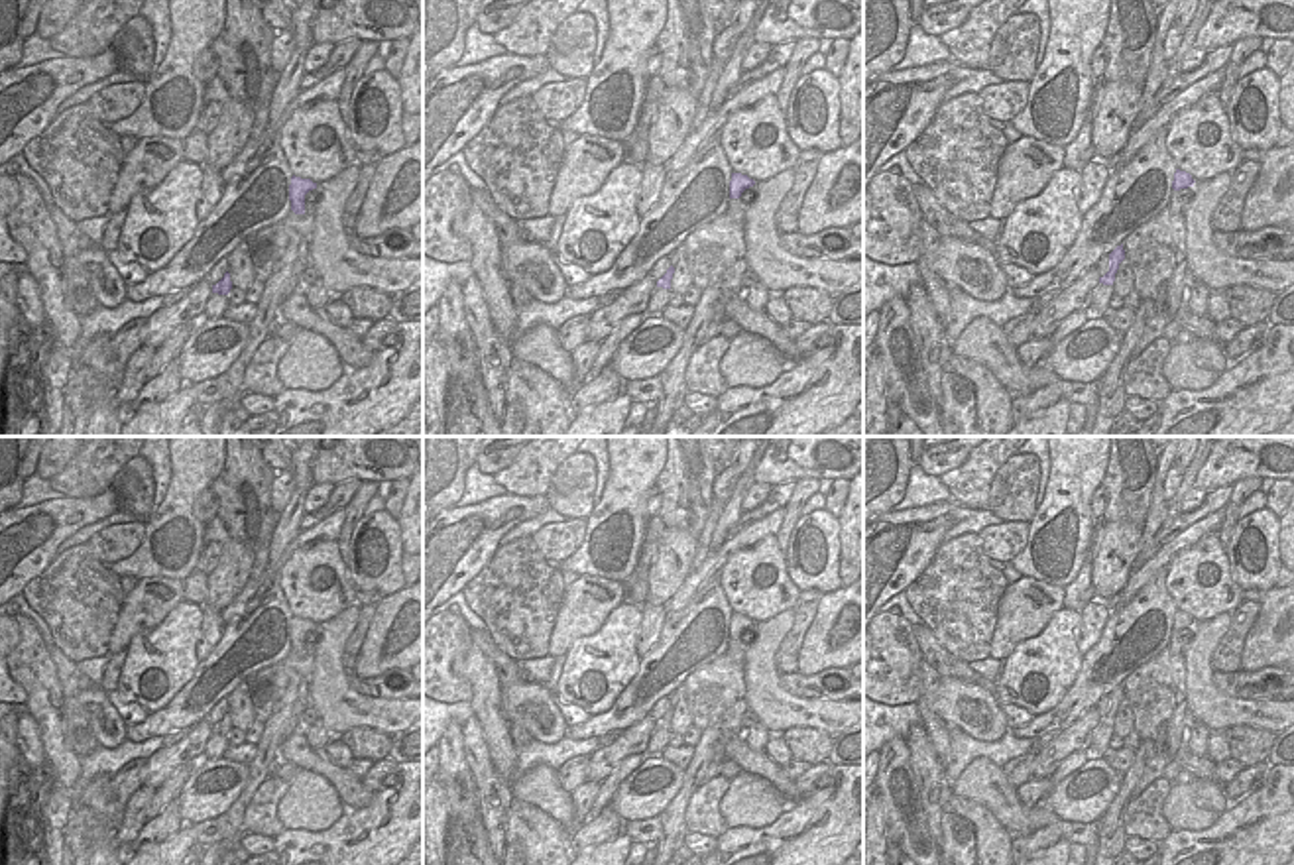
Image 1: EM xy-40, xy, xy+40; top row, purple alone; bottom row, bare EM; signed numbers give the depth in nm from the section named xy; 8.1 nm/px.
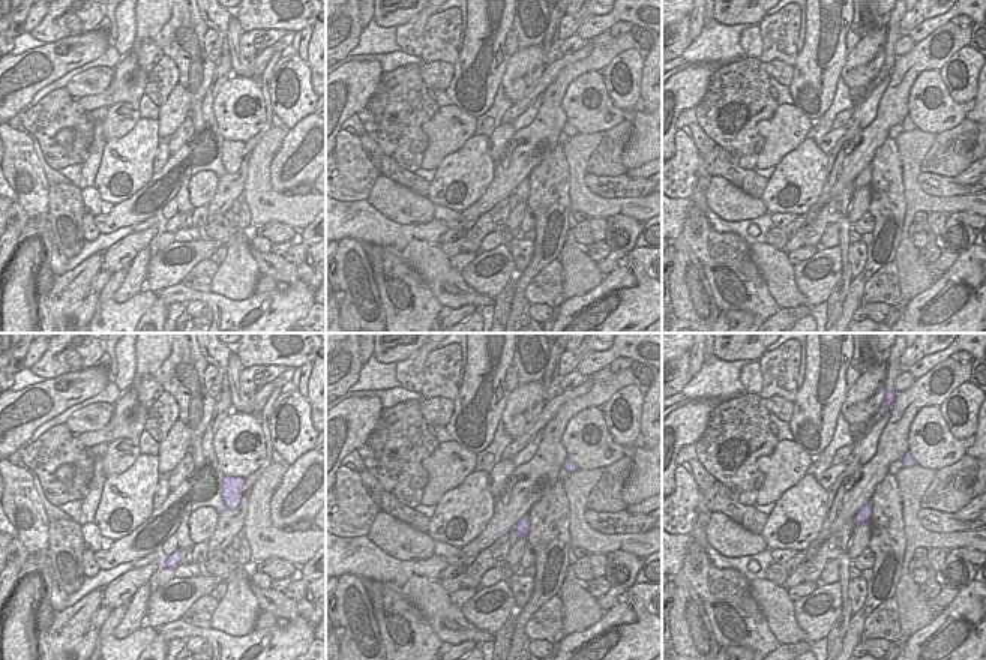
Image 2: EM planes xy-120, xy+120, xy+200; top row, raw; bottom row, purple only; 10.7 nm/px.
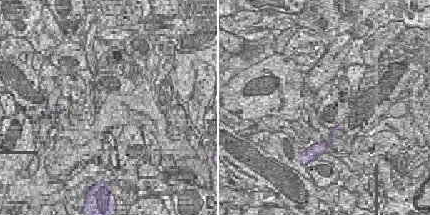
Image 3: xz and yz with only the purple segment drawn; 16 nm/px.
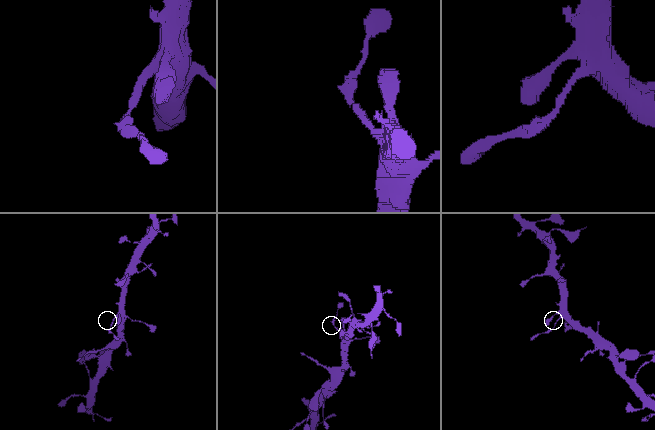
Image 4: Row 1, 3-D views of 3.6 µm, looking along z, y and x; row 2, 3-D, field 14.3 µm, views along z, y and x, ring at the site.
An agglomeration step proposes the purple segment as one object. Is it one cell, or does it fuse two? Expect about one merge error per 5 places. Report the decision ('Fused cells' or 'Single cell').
Single cell.

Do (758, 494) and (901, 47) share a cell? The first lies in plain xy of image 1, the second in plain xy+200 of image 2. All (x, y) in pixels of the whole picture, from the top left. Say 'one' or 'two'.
one

